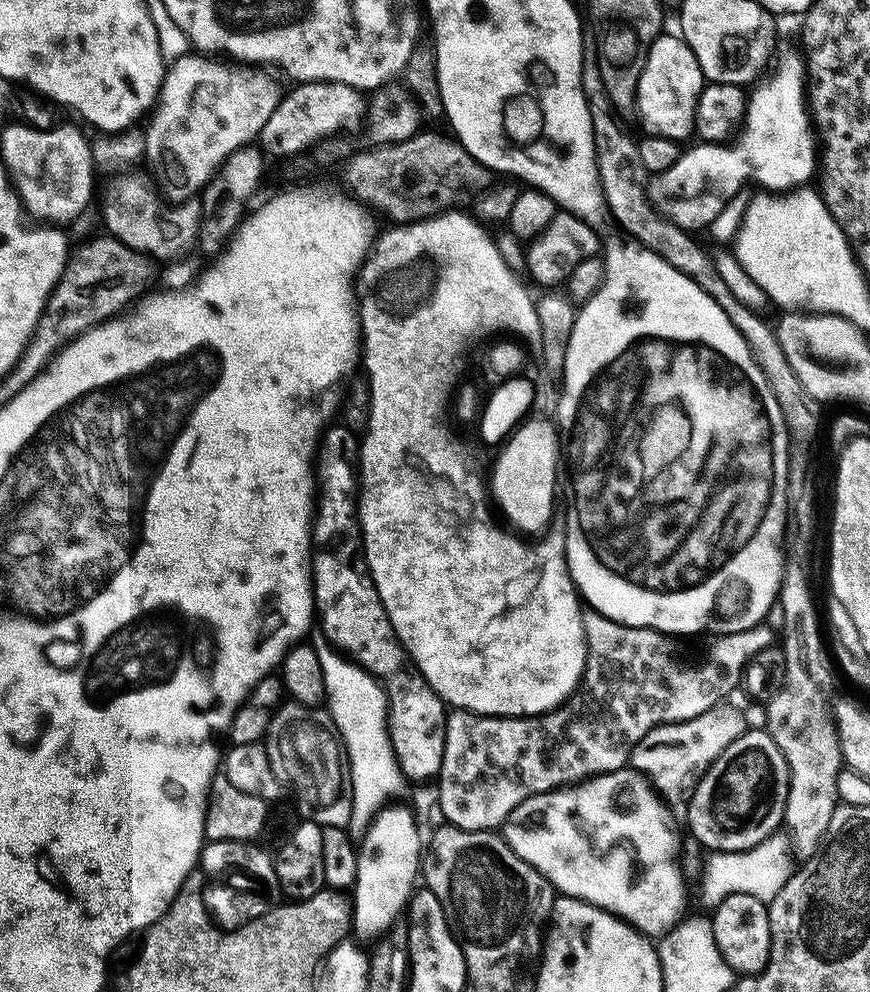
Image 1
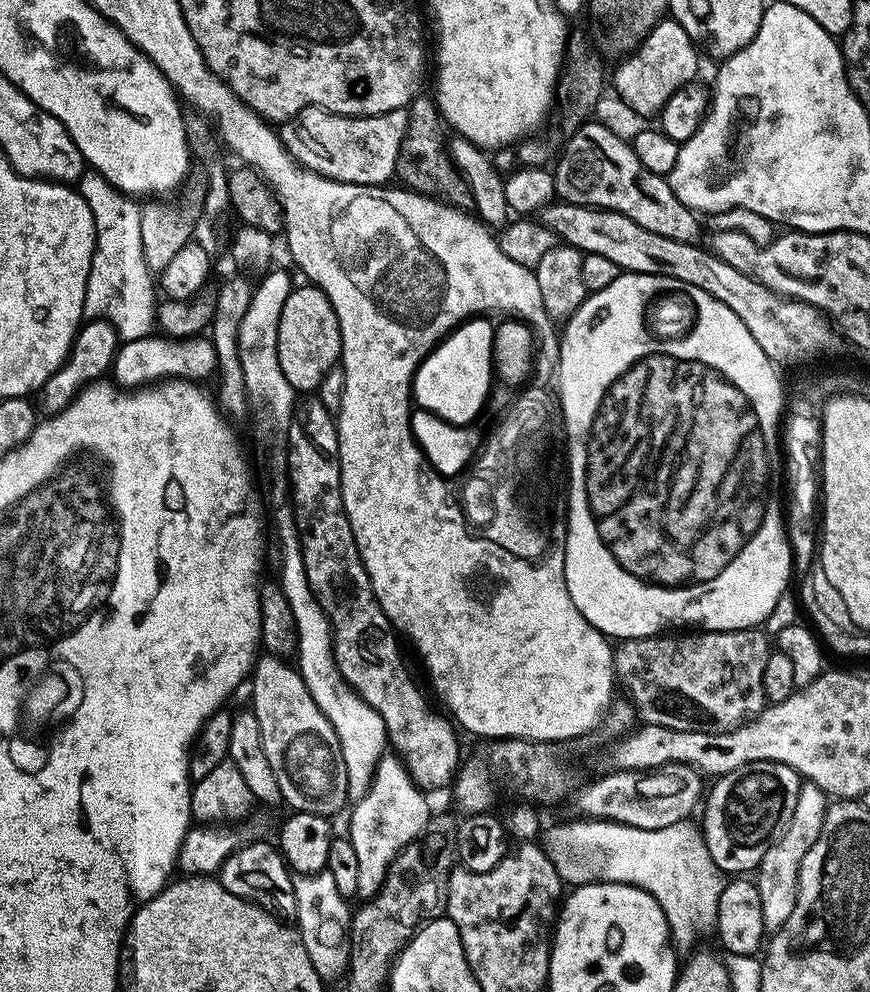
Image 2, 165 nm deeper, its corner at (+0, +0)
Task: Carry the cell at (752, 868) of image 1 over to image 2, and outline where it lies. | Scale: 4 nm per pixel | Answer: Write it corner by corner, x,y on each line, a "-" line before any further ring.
579,818
569,824
556,824
548,833
543,833
542,847
550,858
554,870
558,870
561,881
568,886
581,884
629,884
646,890
662,906
666,914
668,934
672,938
672,947
680,954
697,951
703,936
712,936
716,930
718,918
718,898
726,883
725,873
710,858
710,850
704,844
704,834
688,820
674,822
674,826
662,826
658,830
642,830
638,826
615,824
612,820

